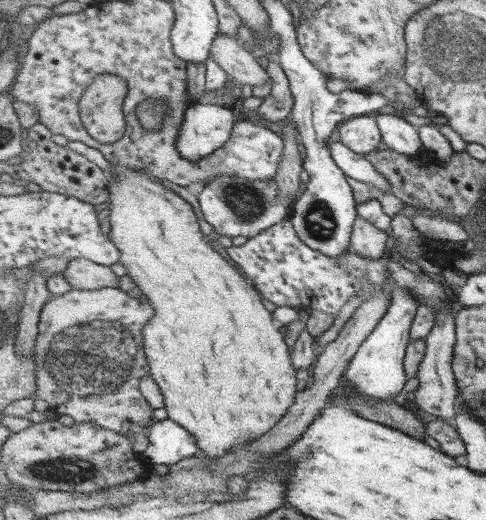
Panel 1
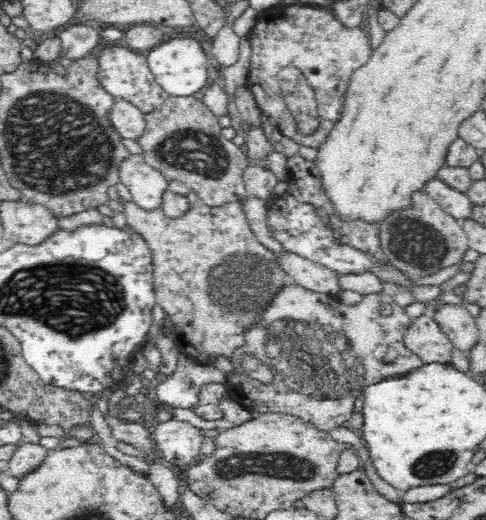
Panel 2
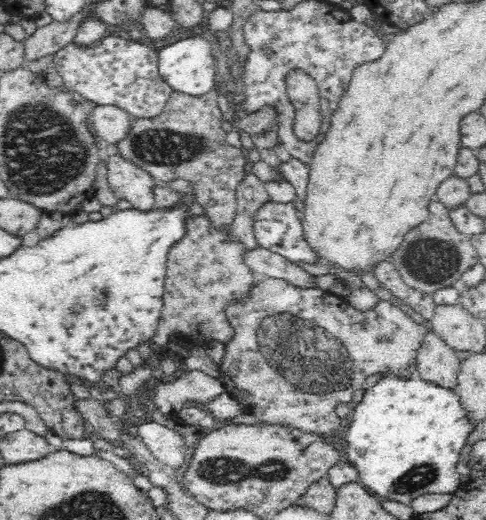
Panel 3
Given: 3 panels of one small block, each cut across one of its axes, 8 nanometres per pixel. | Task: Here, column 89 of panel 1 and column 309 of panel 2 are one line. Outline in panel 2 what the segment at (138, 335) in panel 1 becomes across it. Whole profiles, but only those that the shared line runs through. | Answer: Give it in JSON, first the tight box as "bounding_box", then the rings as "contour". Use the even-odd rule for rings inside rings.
{"bounding_box":[226,282,423,432],"contour":[[[292,282],[278,292],[274,304],[262,312],[262,322],[246,332],[246,344],[238,348],[231,358],[233,370],[226,375],[229,397],[255,415],[275,413],[291,415],[326,432],[342,427],[354,416],[354,404],[362,400],[362,392],[381,380],[401,377],[423,365],[420,357],[411,352],[403,342],[403,335],[412,318],[405,314],[388,294],[368,294],[362,302],[345,306],[337,296],[313,292]],[[243,354],[252,354],[273,374],[269,383],[260,383],[242,370]]]}

